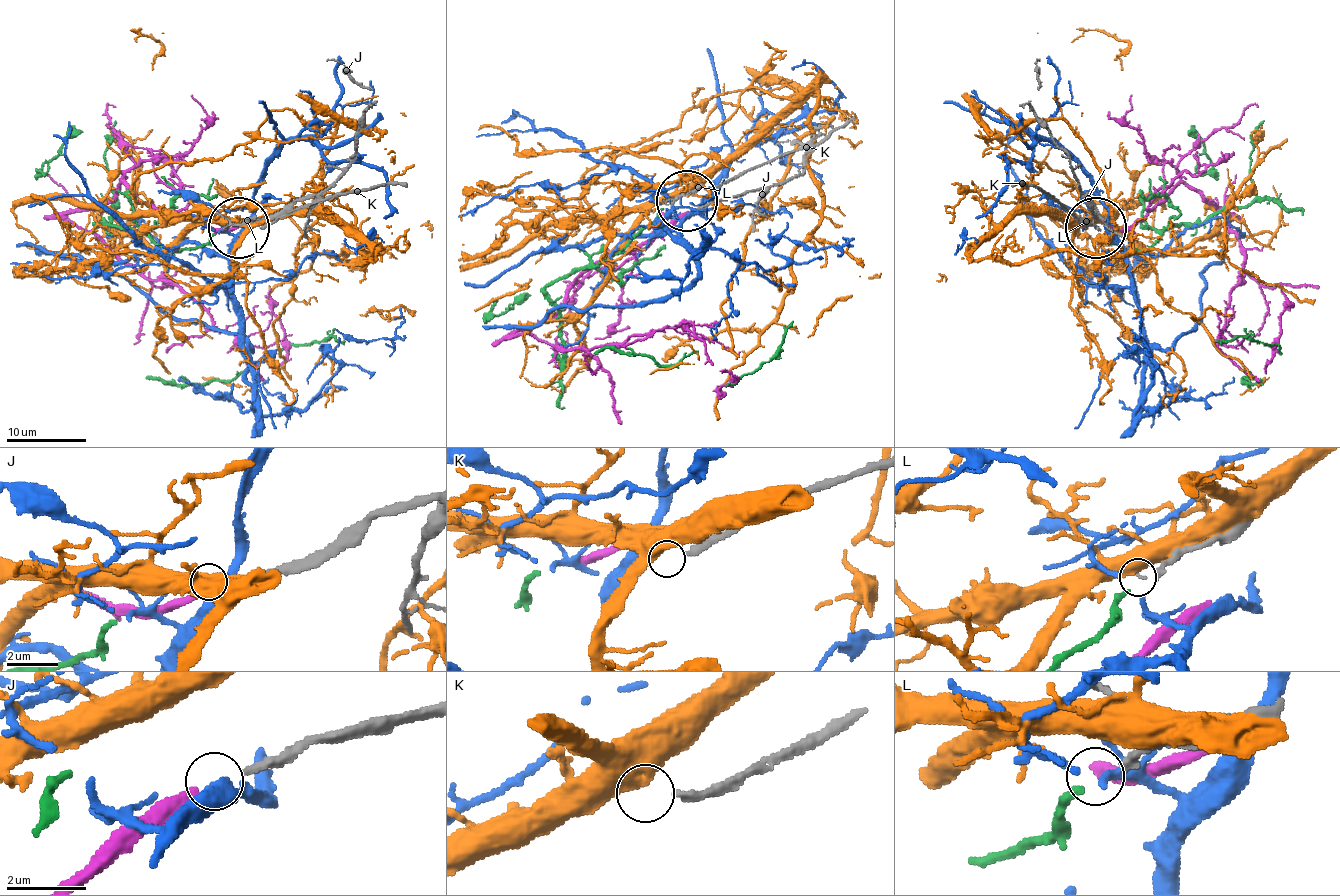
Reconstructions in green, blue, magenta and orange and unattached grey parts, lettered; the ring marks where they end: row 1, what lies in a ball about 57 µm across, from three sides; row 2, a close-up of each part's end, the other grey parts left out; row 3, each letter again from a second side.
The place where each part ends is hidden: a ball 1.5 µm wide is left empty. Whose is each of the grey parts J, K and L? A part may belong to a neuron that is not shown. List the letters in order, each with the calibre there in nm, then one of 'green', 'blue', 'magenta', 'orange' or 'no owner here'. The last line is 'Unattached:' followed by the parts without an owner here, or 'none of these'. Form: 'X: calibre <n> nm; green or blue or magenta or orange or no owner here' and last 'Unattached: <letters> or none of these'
J: calibre 170 nm; magenta
K: calibre 240 nm; no owner here
L: calibre 240 nm; green
Unattached: K

